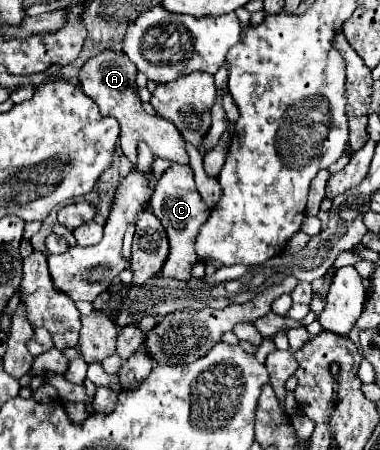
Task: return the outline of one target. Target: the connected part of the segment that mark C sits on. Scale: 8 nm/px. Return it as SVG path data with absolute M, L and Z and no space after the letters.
M171 164L159 178L149 206L151 206L153 214L163 222L167 236L169 236L169 258L161 272L165 276L187 280L191 276L191 266L197 262L195 238L197 238L201 226L207 222L209 212L211 212L211 208L201 200L197 188L195 188L195 176L193 176L191 166Z

